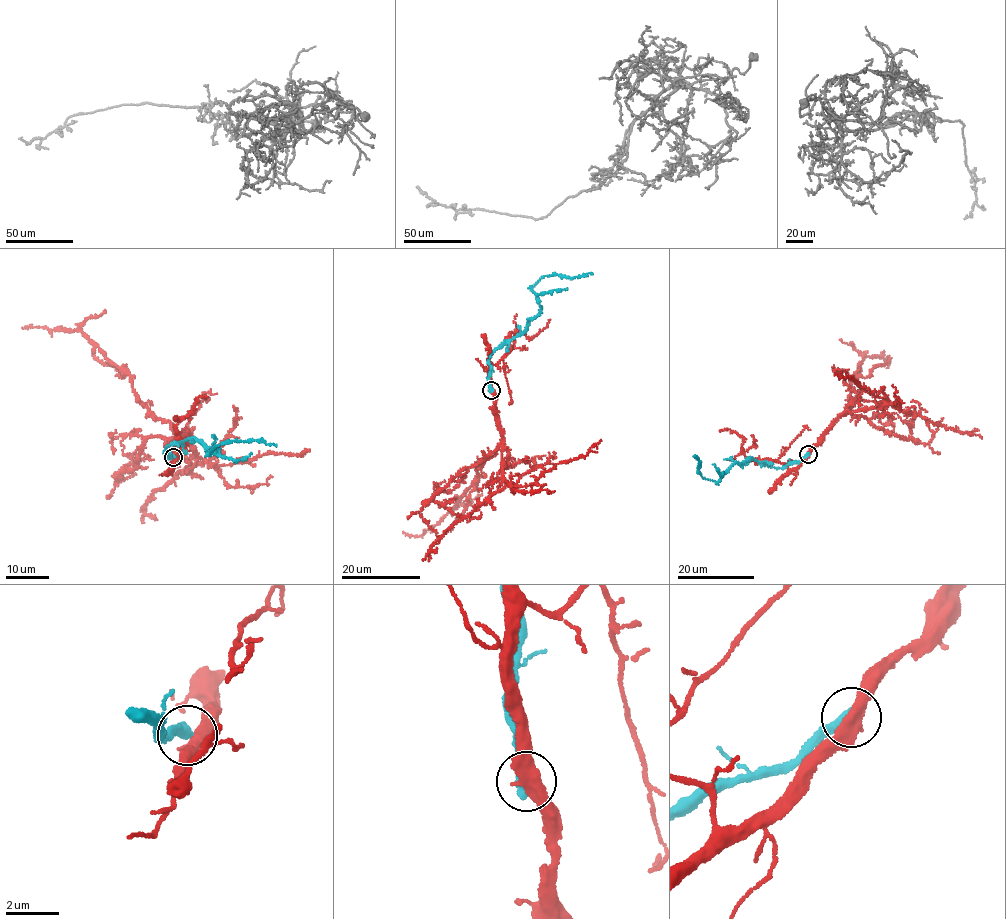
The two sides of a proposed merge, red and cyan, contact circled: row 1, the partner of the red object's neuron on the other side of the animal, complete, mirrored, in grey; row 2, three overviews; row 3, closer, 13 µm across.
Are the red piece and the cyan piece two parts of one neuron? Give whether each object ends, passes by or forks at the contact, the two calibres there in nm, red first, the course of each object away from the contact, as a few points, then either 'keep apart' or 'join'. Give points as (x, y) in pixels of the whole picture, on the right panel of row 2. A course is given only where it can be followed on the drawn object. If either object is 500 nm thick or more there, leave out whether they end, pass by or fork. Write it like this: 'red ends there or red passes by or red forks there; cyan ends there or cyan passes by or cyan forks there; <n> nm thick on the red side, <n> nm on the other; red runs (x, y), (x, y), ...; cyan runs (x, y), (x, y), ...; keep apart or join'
440 nm thick on the red side, 550 nm on the other; red runs (808, 454), (822, 433), (853, 404), (850, 381), (859, 371), (864, 356), (888, 358), (887, 367); cyan runs (808, 454), (782, 467), (751, 457), (732, 465), (718, 481), (704, 478), (694, 456); keep apart

